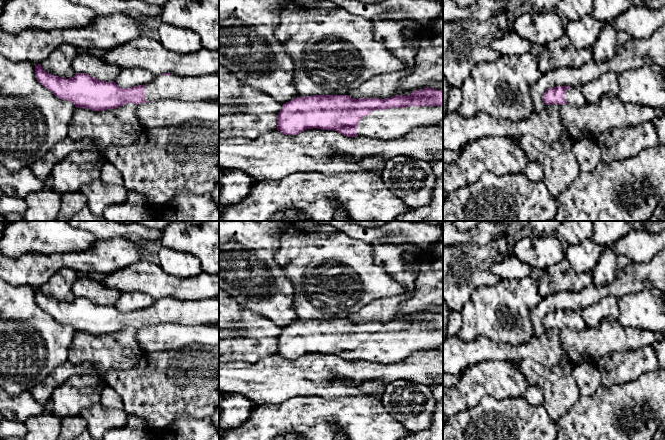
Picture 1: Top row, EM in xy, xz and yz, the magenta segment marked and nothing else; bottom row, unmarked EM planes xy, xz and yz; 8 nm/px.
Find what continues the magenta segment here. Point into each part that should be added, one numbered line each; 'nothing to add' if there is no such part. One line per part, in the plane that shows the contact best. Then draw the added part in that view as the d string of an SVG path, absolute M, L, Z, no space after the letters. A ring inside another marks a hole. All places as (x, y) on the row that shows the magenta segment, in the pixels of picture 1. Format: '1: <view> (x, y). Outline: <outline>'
1: xz (393, 123). Outline: M443 106L373 110L359 121L357 136L391 140L421 126L443 126Z

